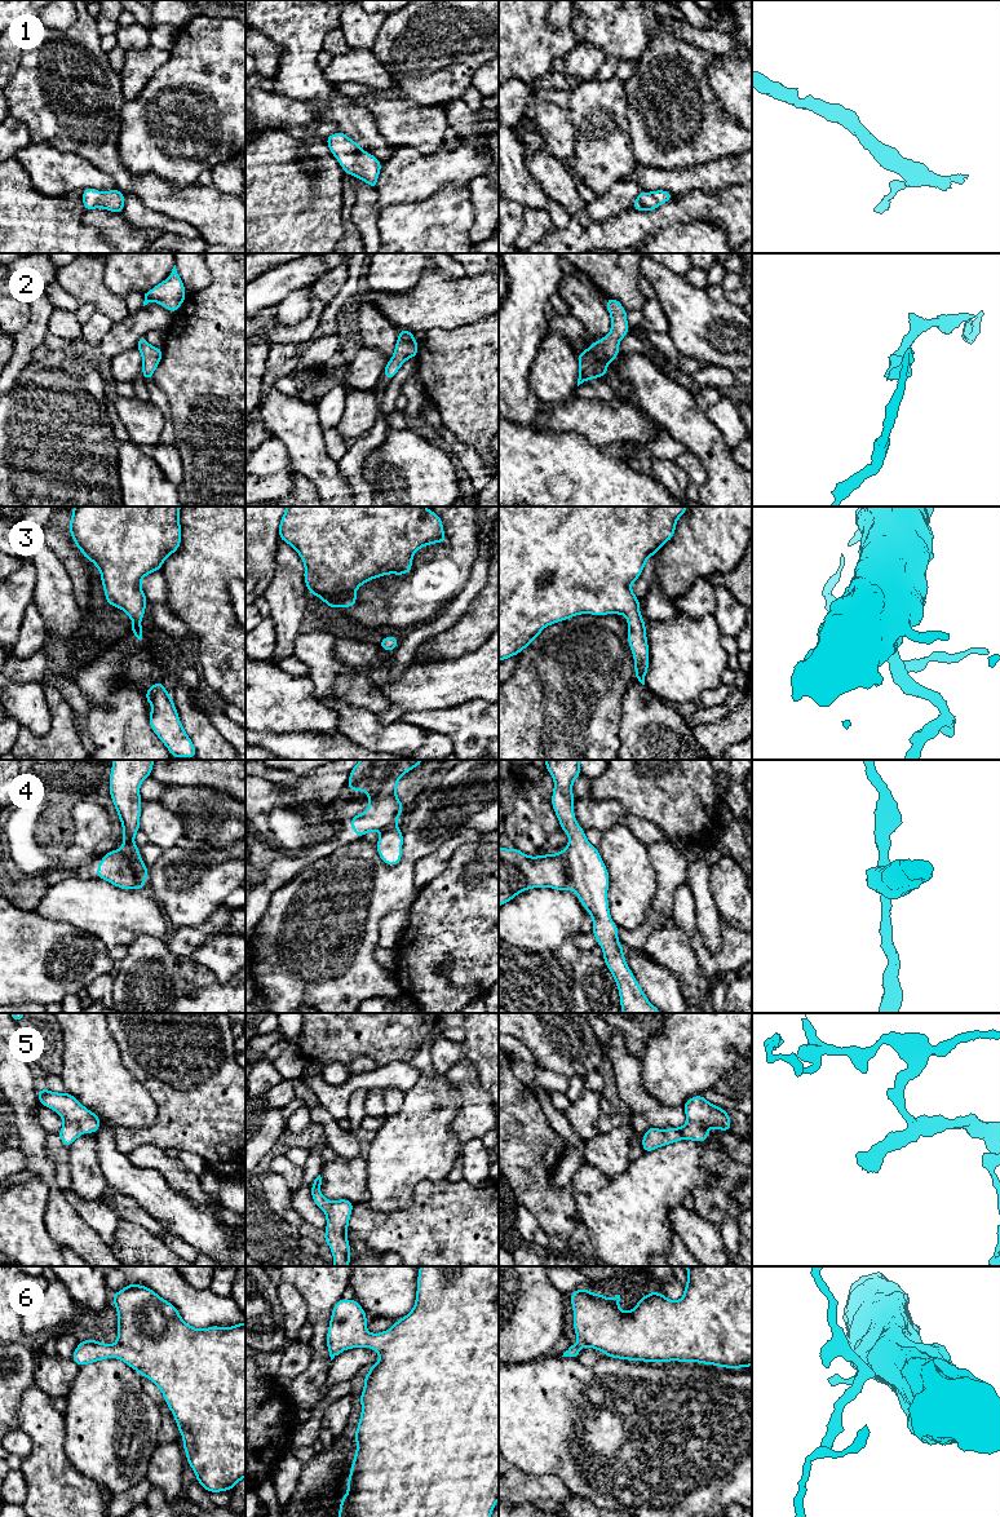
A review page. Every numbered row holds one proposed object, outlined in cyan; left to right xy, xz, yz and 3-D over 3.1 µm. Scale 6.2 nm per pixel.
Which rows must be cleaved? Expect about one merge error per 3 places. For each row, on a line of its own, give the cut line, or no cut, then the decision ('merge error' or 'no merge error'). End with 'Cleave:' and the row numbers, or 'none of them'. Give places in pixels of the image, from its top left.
1: no cut; no merge error
2: no cut; no merge error
3: no cut; no merge error
4: cut in yz along (561, 853), (570, 887); merge error
5: no cut; no merge error
6: no cut; no merge error
Cleave: 4

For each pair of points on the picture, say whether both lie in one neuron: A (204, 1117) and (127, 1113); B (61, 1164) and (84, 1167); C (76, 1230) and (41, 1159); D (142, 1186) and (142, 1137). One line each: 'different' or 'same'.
A: different
B: different
C: same
D: different

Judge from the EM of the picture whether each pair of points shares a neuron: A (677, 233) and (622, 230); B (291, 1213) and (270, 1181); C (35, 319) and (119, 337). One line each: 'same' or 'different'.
A: different
B: same
C: different

